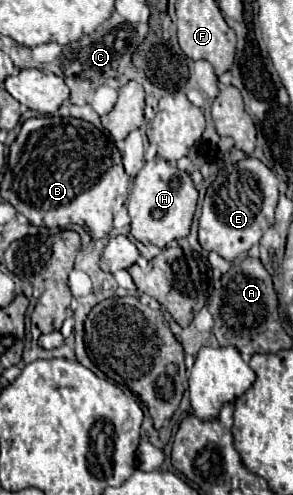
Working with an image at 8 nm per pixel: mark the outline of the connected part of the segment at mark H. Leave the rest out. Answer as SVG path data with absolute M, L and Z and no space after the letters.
M154 158L138 172L132 194L128 198L128 214L132 218L132 236L146 246L166 248L168 242L188 236L190 222L196 210L198 190L186 172L180 172L174 164Z

